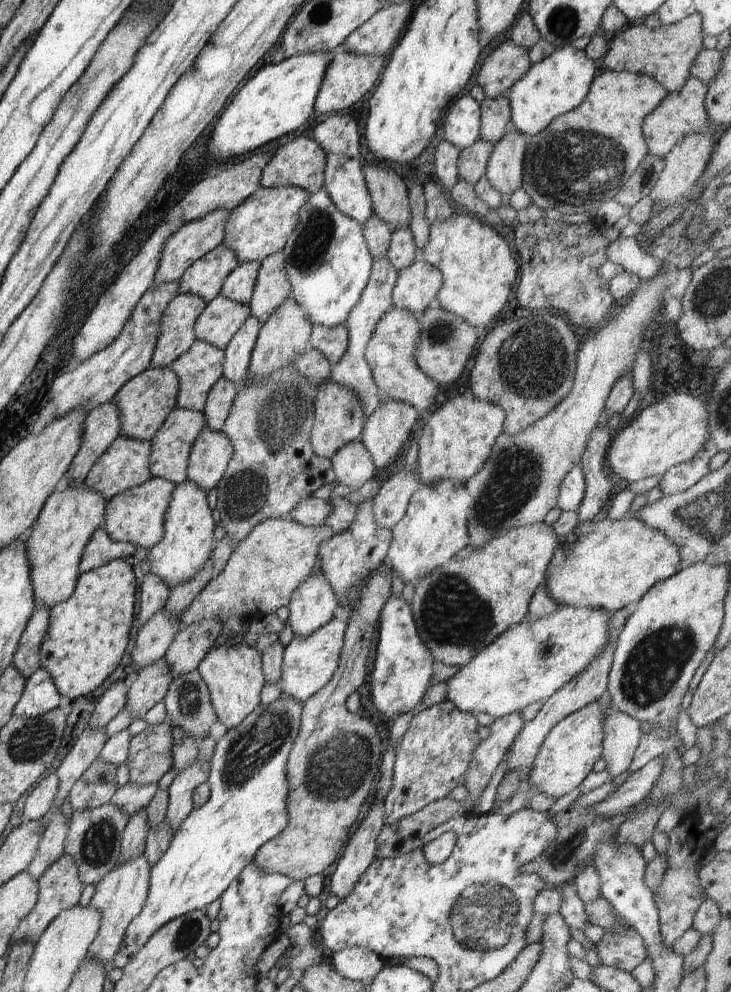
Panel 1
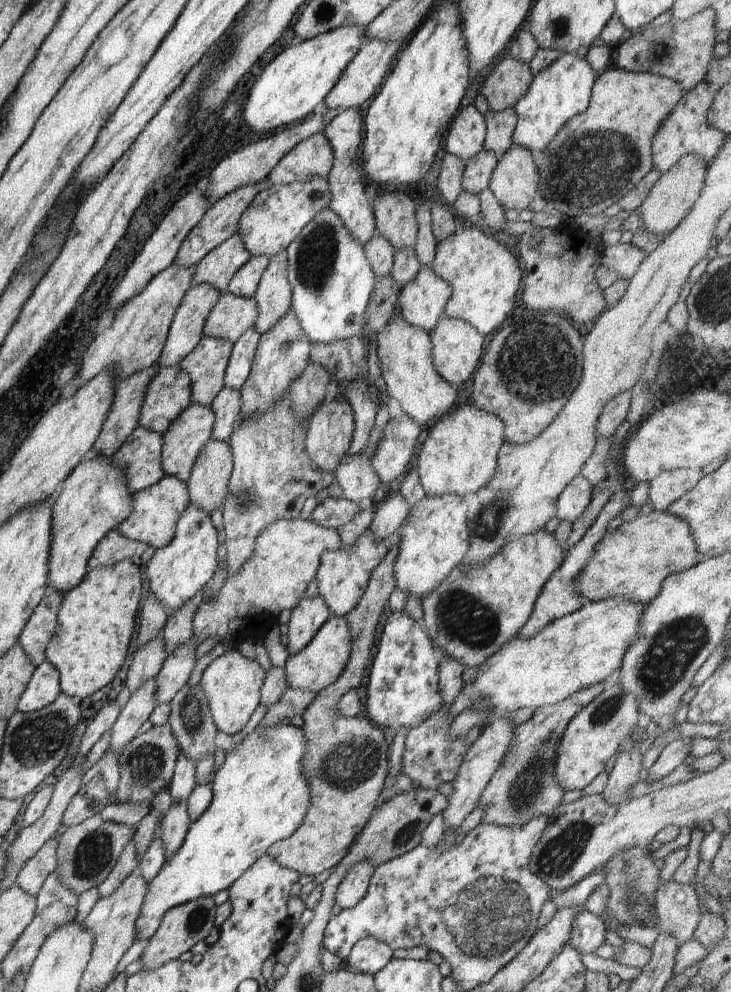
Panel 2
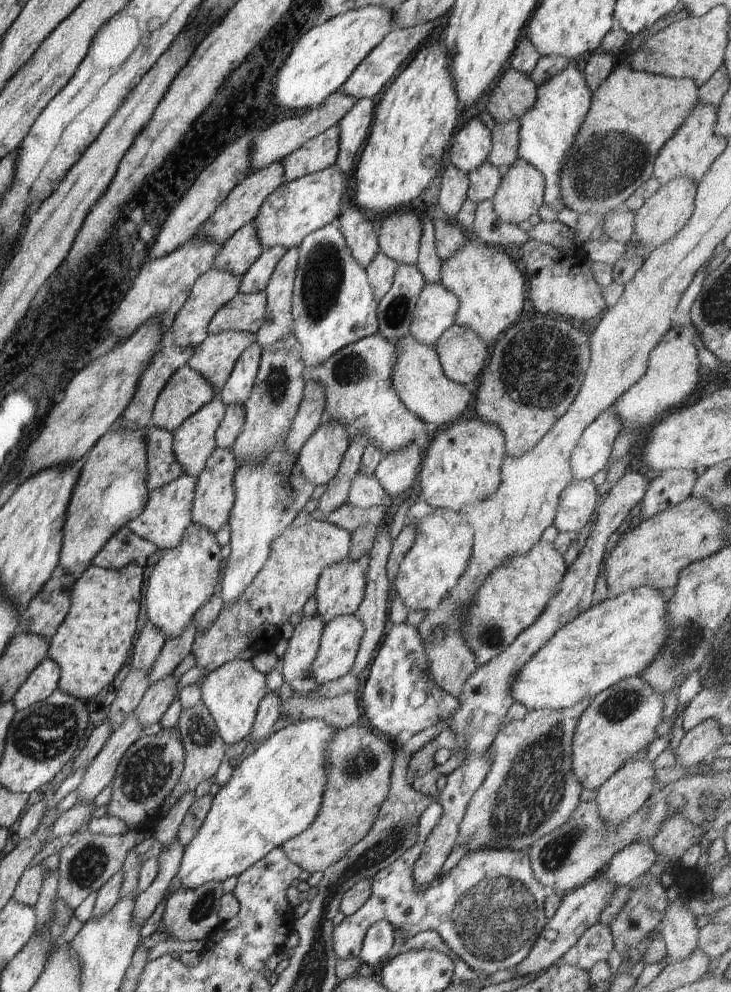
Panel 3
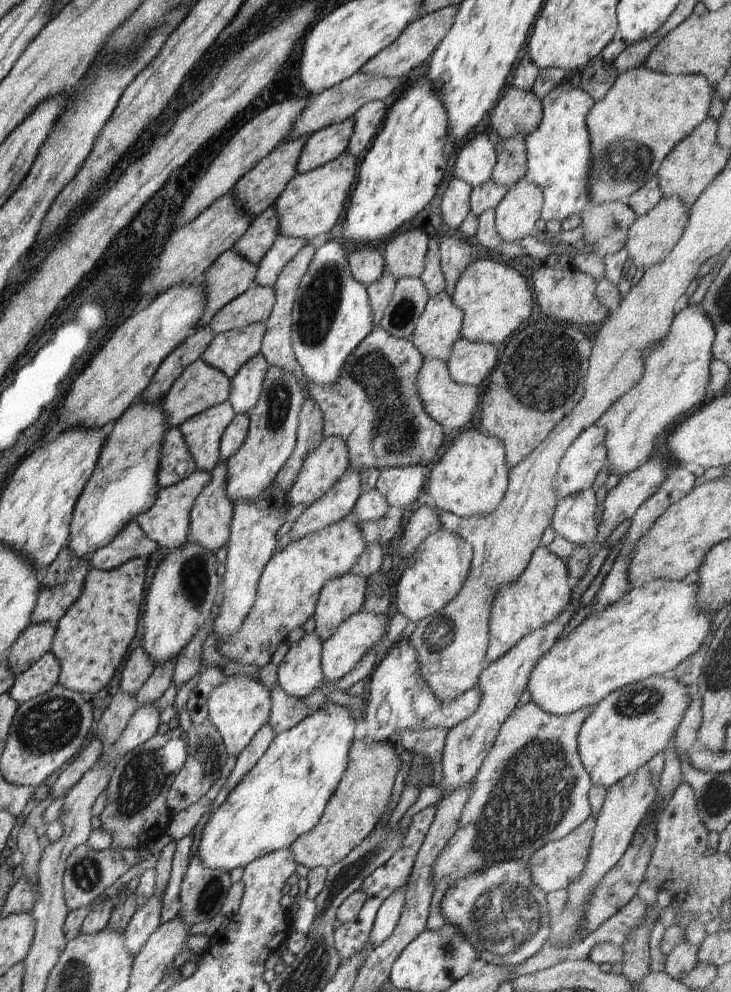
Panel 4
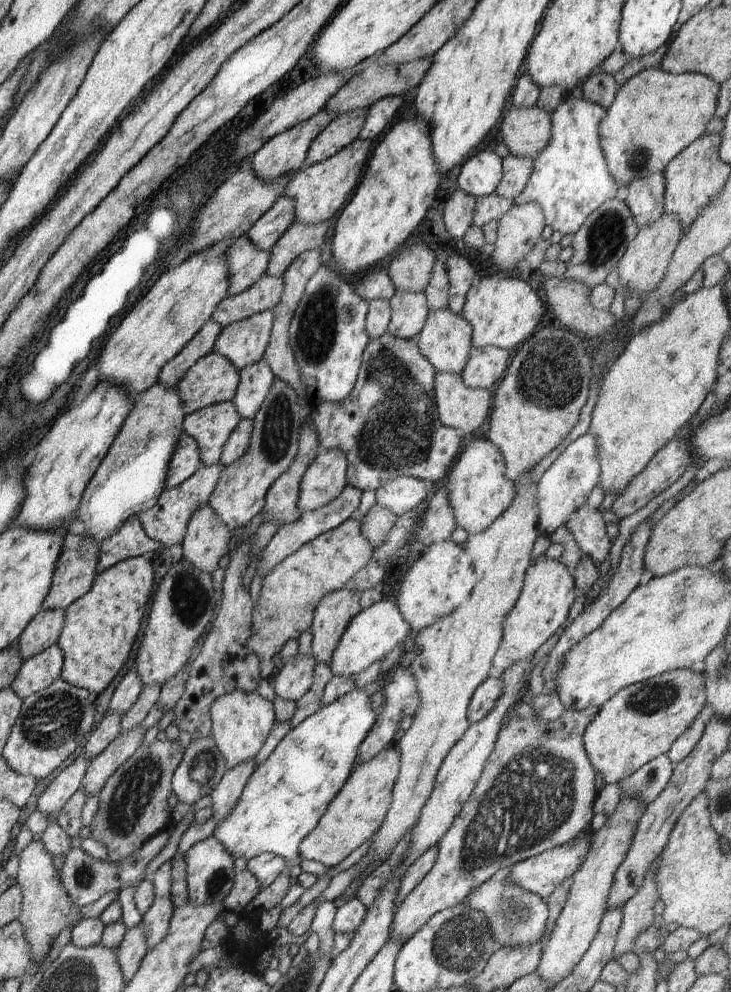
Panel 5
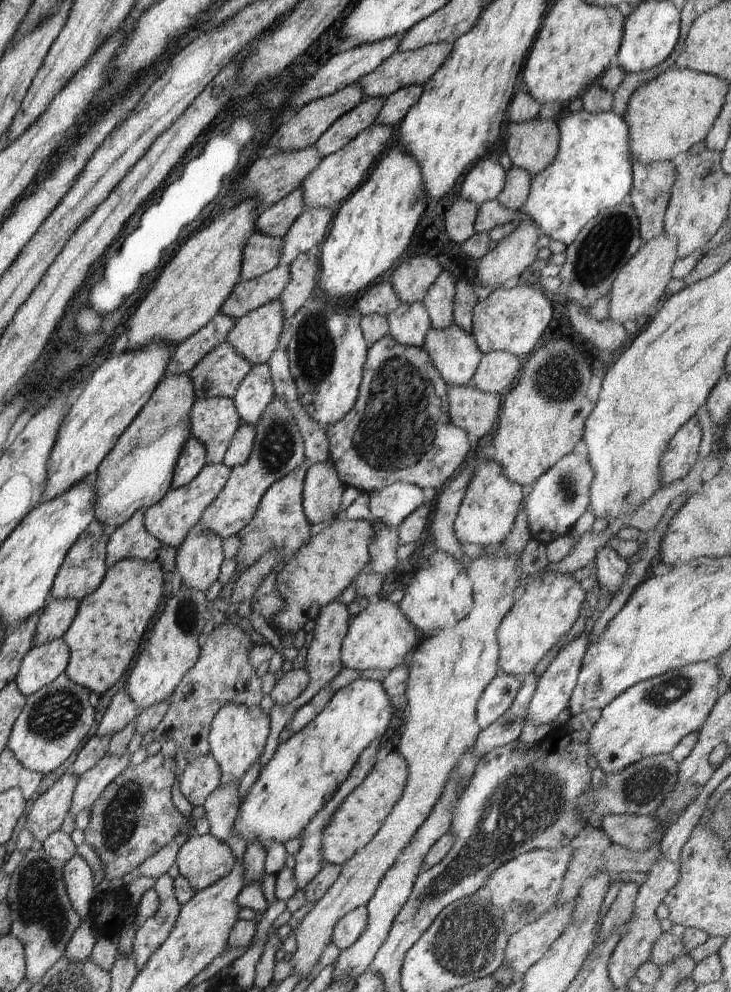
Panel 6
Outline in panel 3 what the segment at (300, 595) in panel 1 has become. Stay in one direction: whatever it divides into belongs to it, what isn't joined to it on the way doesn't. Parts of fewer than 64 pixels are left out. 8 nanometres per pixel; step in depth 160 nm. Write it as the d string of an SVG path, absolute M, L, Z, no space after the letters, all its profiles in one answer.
M317 614L314 616L302 616L302 618L303 621L300 622L300 624L296 624L294 635L288 642L288 649L282 658L280 674L282 674L284 682L291 686L294 695L308 697L310 692L318 690L318 686L320 686L320 684L312 678L310 666L314 664L314 660L316 656L318 656L318 648L320 648L320 640L323 634L322 626L324 624Z

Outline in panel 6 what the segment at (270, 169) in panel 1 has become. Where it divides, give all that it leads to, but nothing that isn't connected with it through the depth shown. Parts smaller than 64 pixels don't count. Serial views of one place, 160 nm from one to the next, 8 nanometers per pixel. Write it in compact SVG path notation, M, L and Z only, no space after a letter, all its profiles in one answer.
M385 97L364 98L360 104L338 118L316 141L315 147L321 158L334 154L350 141L354 141L363 130L374 125L385 102Z

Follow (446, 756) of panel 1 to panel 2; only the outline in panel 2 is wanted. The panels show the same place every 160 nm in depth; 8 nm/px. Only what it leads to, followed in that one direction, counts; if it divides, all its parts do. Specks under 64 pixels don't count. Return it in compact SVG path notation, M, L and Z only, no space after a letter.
M450 705L444 706L420 726L411 728L405 738L405 750L402 758L402 773L412 780L412 784L418 789L436 789L444 782L452 783L456 778L458 768L466 755L469 745L465 736L452 736L450 726L454 722L450 718Z

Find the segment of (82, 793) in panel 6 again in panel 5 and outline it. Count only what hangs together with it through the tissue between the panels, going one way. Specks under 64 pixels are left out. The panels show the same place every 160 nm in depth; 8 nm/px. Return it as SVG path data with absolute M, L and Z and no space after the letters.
M141 725L136 726L120 734L106 746L102 754L89 761L86 775L81 783L81 789L86 792L86 796L99 794L101 789L107 785L108 778L140 748L144 735L144 728Z

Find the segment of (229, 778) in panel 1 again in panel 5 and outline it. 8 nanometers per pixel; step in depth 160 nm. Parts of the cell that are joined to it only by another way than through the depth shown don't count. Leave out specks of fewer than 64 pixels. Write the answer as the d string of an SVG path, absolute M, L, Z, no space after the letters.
M355 689L338 698L328 706L323 706L315 714L308 716L282 738L272 755L258 768L246 782L242 797L222 822L218 822L213 832L214 838L222 842L232 859L242 856L246 861L263 853L276 854L290 865L298 865L299 845L314 830L320 818L326 813L330 802L336 798L353 772L360 744L376 724L377 713L370 706L370 694L363 689Z

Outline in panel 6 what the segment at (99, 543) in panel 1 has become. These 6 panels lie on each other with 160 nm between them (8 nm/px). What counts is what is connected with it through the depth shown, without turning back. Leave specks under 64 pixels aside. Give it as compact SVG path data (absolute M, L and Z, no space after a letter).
M138 509L108 537L107 567L124 559L146 561L157 554L161 542L146 530L144 514L145 509Z

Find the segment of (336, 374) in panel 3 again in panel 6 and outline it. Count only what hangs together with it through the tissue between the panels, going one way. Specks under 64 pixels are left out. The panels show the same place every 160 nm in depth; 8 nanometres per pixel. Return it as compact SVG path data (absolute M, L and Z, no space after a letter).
M388 334L370 345L367 351L354 406L342 420L324 428L329 440L330 462L346 487L354 487L361 492L373 493L400 481L419 486L422 490L438 490L456 474L470 450L469 434L450 420L447 382L423 347L398 344Z

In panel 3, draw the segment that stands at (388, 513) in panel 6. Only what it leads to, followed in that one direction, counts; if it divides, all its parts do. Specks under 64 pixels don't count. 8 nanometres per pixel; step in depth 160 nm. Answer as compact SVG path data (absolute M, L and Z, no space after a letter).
M414 443L381 458L373 476L382 484L388 500L397 502L410 492L421 468L419 453L420 448Z

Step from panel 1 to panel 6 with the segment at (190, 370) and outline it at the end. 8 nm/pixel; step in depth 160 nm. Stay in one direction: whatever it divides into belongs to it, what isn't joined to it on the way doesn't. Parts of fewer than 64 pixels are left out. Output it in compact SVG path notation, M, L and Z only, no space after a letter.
M278 298L240 317L226 342L251 365L266 363L279 348L278 338L283 331L284 319Z

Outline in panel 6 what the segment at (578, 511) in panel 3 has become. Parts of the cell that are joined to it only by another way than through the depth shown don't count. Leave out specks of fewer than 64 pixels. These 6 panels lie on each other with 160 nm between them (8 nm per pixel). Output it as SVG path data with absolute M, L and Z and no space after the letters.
M604 545L598 548L593 561L596 568L597 581L602 590L608 589L614 594L619 591L624 574L628 572L629 564L612 547Z

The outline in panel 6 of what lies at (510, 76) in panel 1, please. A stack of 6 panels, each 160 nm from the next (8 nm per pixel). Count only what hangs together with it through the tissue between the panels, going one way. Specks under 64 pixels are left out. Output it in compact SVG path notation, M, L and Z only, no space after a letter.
M538 116L521 123L511 121L508 128L509 142L507 153L512 166L527 170L531 176L534 176L554 162L559 147L559 128L557 121L542 120Z

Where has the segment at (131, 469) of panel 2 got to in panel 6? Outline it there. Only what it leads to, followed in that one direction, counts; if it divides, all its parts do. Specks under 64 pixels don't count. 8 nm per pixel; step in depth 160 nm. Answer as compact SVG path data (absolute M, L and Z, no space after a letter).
M191 436L178 457L171 488L177 489L192 482L206 464L205 446L196 437Z

